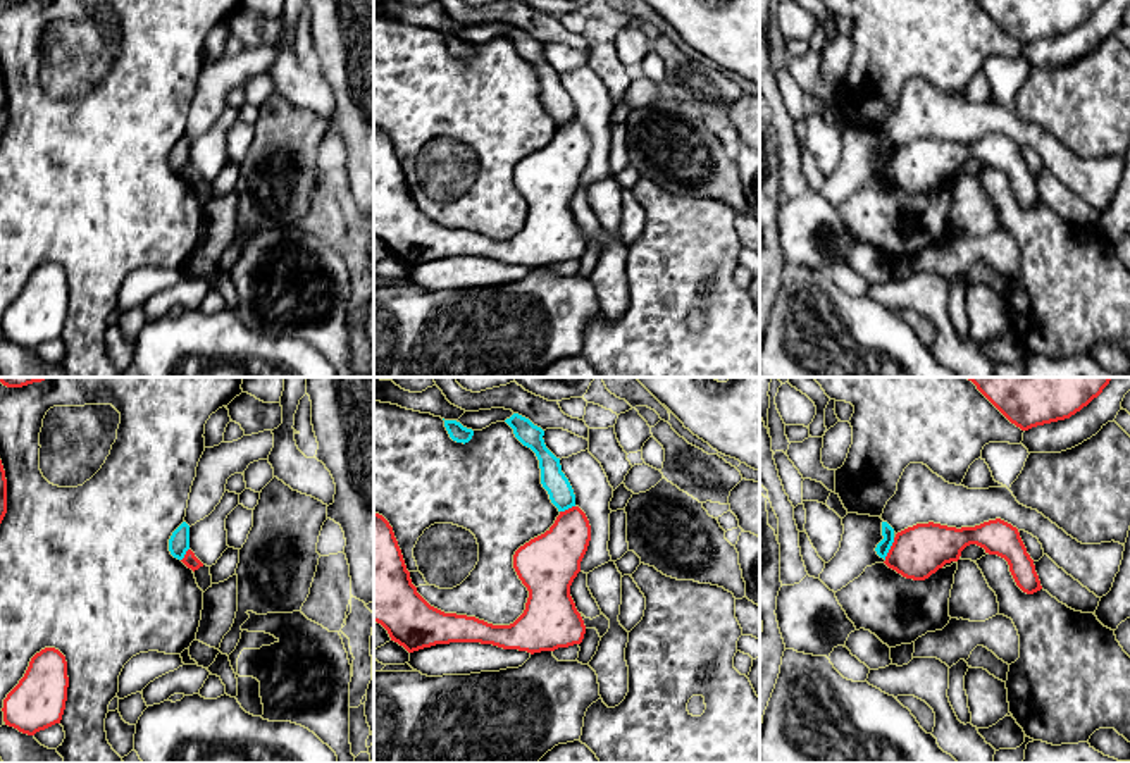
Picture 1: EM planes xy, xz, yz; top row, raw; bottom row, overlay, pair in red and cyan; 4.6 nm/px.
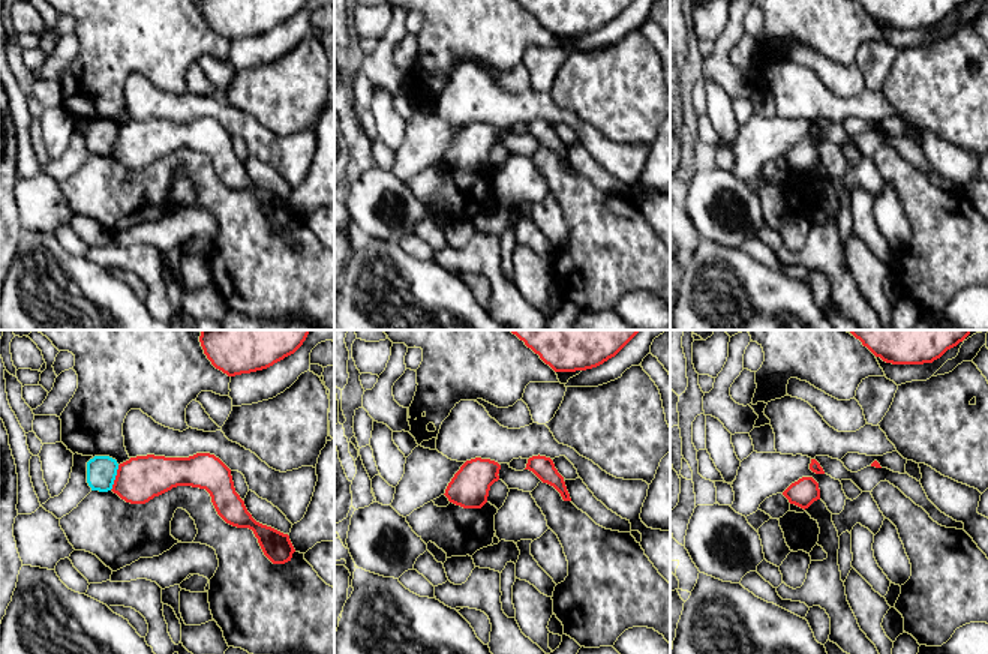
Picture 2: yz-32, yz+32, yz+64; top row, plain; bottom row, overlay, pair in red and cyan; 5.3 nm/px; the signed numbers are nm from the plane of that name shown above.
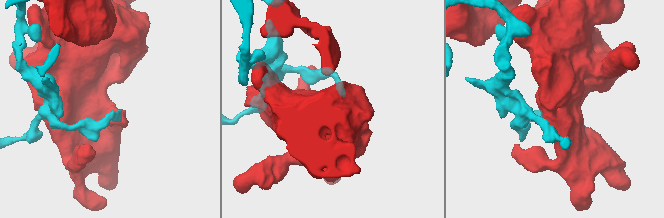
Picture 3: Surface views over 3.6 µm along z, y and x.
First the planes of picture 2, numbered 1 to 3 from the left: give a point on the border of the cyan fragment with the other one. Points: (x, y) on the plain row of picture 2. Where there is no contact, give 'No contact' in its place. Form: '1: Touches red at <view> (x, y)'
1: Touches red at yz-32 (116, 141)
2: No contact
3: No contact

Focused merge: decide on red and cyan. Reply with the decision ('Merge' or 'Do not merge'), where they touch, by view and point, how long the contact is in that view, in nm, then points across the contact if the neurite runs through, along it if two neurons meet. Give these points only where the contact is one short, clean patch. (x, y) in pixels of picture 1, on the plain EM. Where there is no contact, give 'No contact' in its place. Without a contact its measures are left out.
Do not merge. Touches red at yz (891, 162). Shared border 120 nm. Boundary: yz (894, 152), (884, 173)

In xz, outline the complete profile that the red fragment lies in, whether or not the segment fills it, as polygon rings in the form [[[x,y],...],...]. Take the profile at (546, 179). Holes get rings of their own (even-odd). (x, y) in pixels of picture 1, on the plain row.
[[[572,121],[560,126],[555,138],[544,148],[520,160],[513,169],[513,183],[529,205],[525,224],[510,239],[493,239],[475,231],[444,227],[431,220],[412,198],[410,186],[407,184],[393,141],[382,129],[374,127],[374,236],[381,238],[388,245],[391,255],[403,260],[408,267],[450,257],[493,258],[503,264],[527,265],[531,269],[581,258],[586,248],[586,239],[570,210],[570,200],[581,186],[581,176],[587,165],[589,155],[589,134],[579,121]]]

